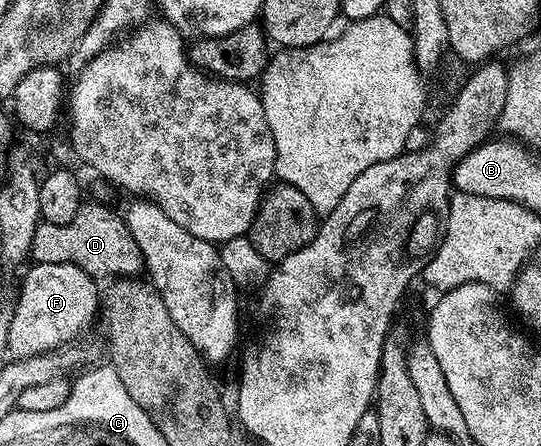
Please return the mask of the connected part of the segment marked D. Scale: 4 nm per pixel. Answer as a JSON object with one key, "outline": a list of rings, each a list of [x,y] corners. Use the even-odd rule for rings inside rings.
{"outline":[[[91,201],[83,202],[81,209],[77,209],[77,217],[65,225],[40,222],[37,233],[33,233],[30,258],[35,263],[77,265],[99,281],[135,277],[144,270],[141,249],[137,249],[137,241],[133,241],[133,233],[129,233],[122,214]]]}

